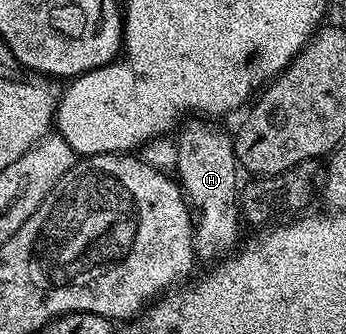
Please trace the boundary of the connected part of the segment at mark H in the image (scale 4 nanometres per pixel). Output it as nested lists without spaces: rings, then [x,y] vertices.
[[[202,118],[199,124],[190,124],[181,129],[182,137],[177,137],[178,162],[176,179],[186,193],[186,199],[194,215],[194,250],[199,261],[218,262],[231,255],[239,247],[238,220],[240,224],[240,165],[234,153],[234,136],[221,128],[221,123]]]

